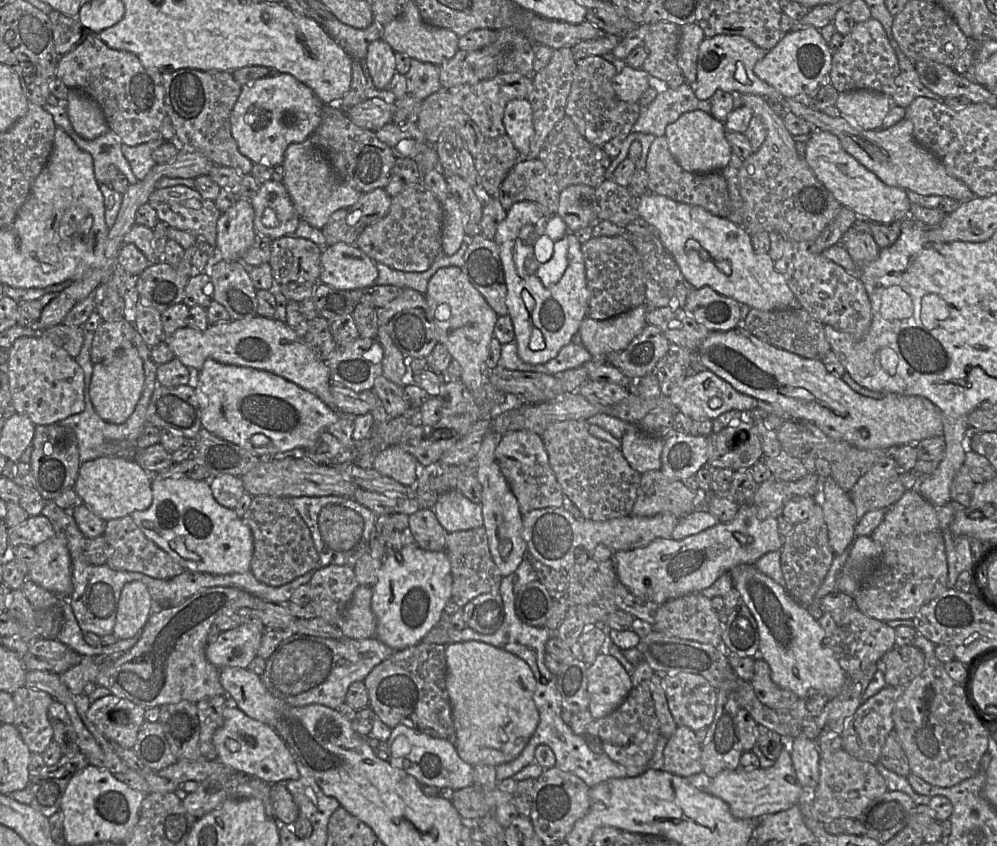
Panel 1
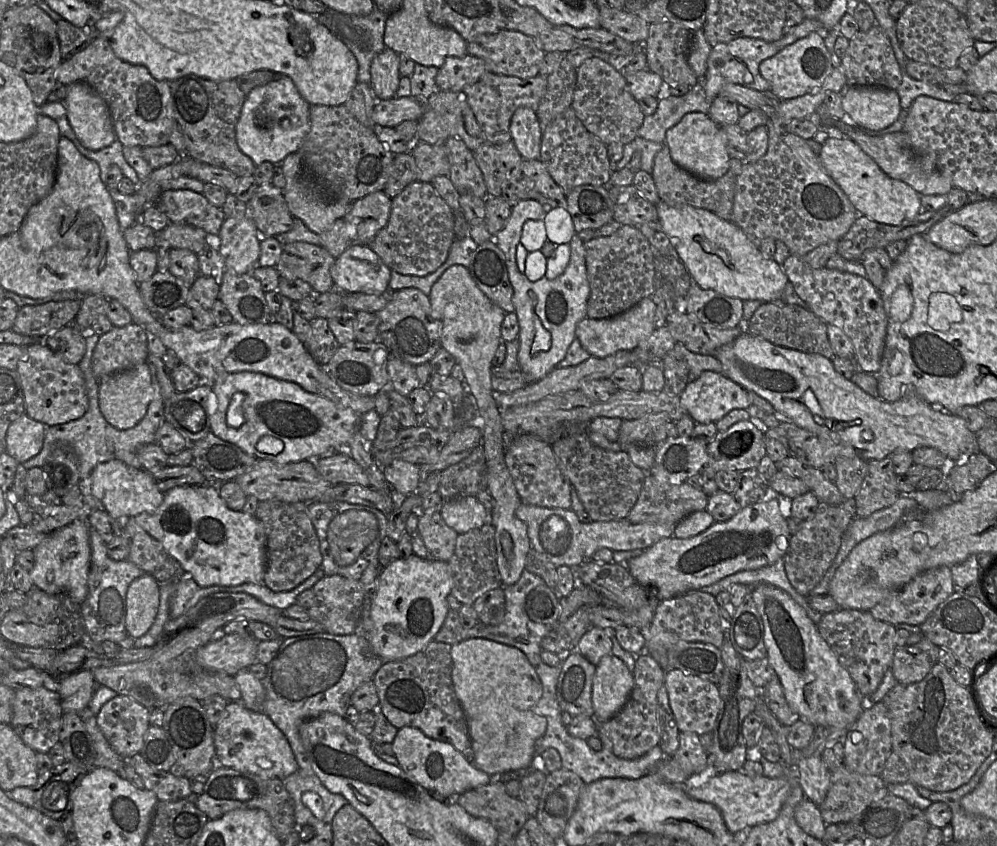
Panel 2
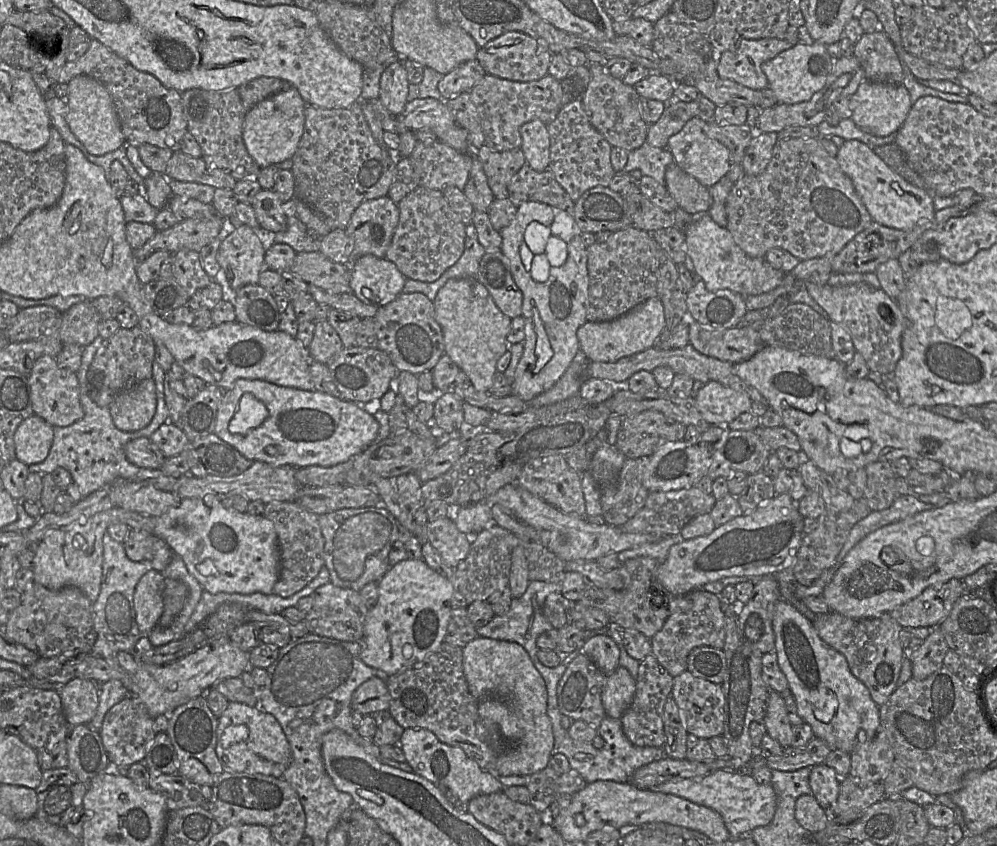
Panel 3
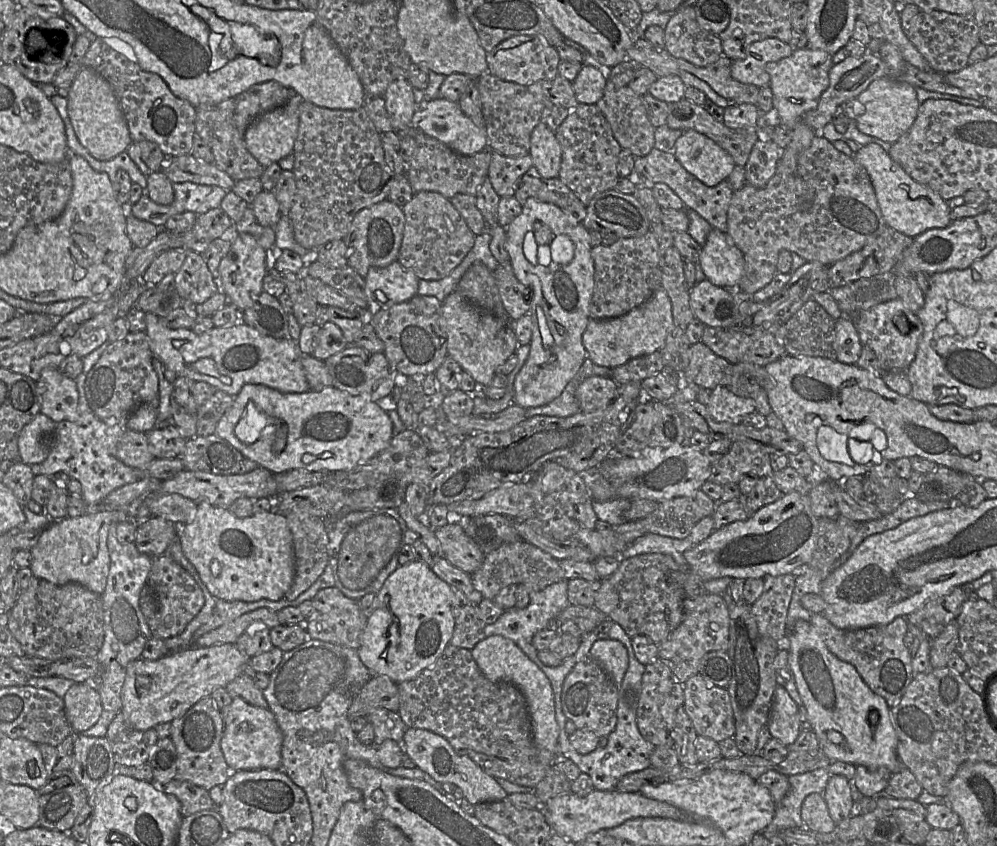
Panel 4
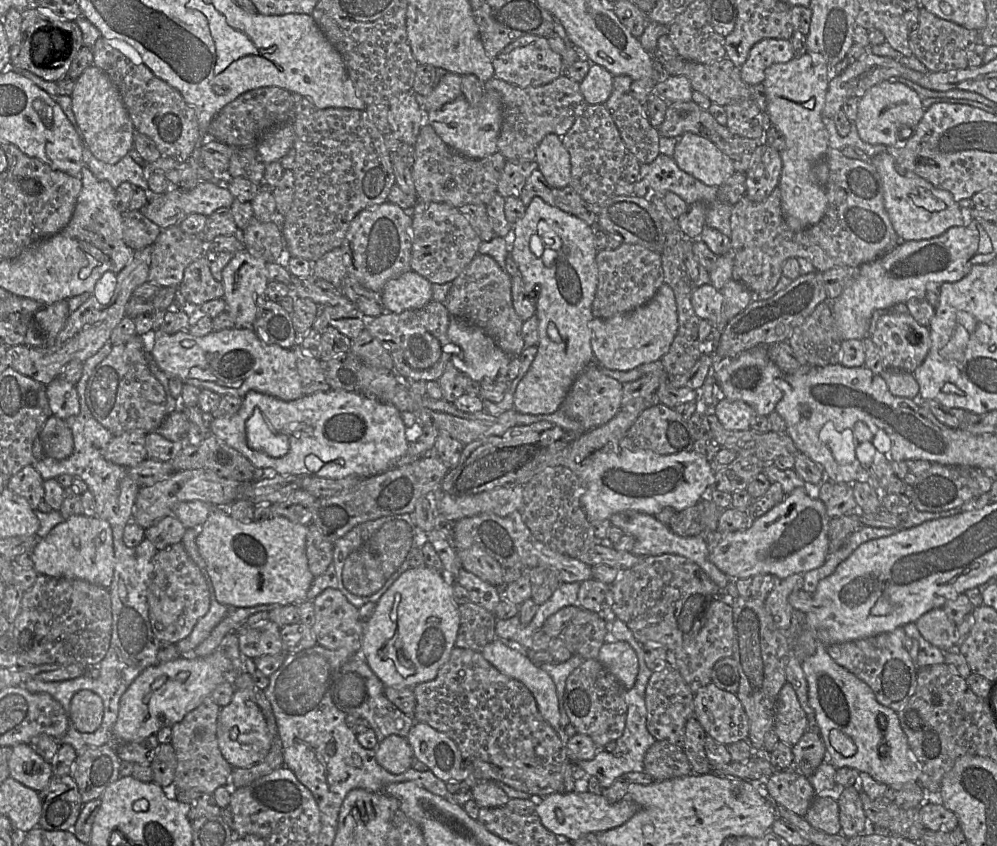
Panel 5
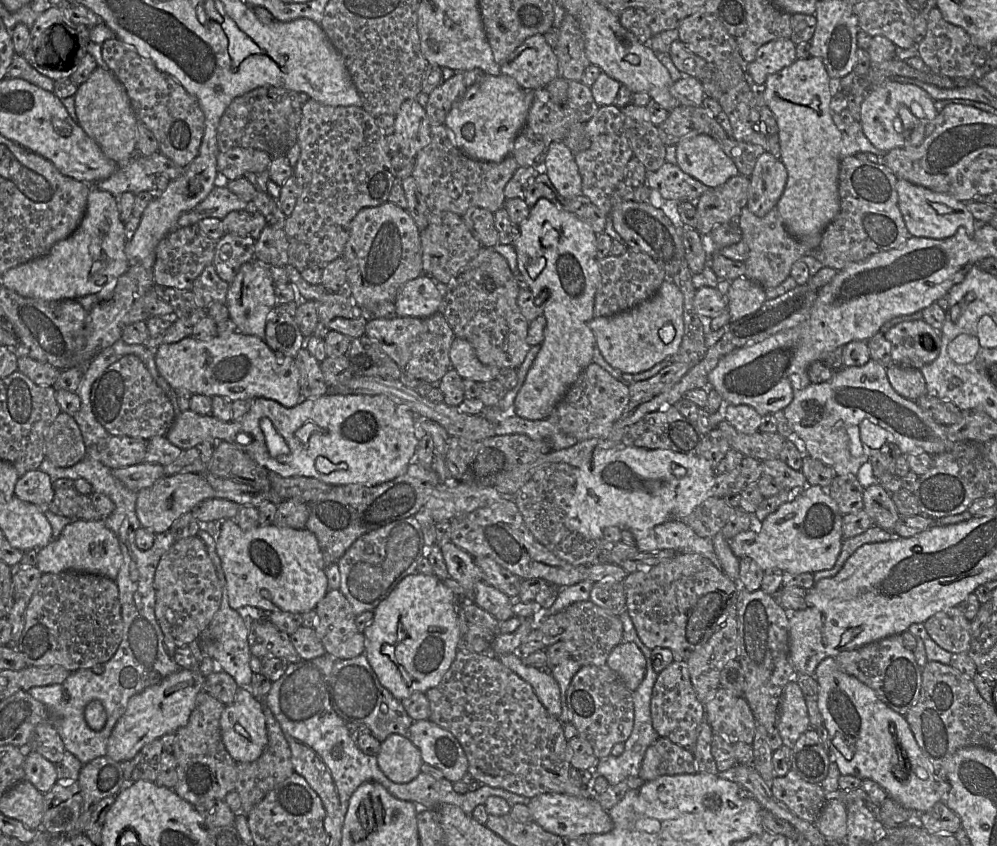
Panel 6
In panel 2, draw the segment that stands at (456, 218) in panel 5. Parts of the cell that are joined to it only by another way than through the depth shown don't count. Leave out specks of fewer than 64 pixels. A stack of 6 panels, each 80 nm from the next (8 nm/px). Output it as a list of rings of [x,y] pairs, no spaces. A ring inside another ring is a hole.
[[[416,181],[392,199],[389,221],[369,247],[391,271],[424,277],[435,272],[446,261],[456,240],[454,227],[453,210],[432,184]]]

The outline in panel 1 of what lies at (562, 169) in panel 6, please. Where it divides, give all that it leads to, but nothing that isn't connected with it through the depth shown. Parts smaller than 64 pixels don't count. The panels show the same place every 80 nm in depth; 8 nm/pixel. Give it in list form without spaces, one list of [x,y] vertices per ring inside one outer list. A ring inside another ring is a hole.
[[[513,99],[505,107],[503,124],[520,156],[527,156],[534,134],[531,104],[527,99]]]

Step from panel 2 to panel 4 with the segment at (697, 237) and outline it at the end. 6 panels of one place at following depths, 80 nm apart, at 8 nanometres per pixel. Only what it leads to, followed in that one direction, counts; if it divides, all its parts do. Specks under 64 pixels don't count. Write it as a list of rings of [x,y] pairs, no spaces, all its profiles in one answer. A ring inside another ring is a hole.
[[[716,228],[711,230],[702,246],[699,263],[713,285],[738,288],[744,271],[744,257],[727,233]]]

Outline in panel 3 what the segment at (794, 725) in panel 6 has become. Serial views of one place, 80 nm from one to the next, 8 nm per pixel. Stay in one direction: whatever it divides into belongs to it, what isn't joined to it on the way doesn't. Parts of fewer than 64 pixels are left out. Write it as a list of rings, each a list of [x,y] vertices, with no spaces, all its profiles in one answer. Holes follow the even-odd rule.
[[[770,691],[763,722],[767,733],[783,748],[791,746],[793,725],[789,720],[789,711],[780,693]]]

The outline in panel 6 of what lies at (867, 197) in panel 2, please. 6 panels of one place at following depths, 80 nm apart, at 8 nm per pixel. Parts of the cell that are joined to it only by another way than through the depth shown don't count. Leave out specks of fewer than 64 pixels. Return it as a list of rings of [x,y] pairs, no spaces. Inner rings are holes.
[[[903,179],[897,180],[896,190],[898,194],[898,206],[911,237],[949,238],[960,227],[966,228],[969,235],[974,233],[978,222],[968,212],[966,203],[962,203],[947,194],[932,191]]]

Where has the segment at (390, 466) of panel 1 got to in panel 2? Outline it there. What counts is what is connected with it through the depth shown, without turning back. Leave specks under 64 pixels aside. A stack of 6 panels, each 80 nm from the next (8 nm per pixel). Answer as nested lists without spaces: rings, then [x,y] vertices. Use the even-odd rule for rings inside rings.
[[[395,459],[383,469],[383,474],[393,491],[407,497],[420,483],[420,467],[400,459]]]

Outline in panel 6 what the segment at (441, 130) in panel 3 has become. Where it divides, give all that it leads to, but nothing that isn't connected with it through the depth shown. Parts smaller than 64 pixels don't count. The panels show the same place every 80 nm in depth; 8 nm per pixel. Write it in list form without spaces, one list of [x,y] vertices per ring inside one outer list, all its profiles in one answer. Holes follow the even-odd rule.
[[[484,74],[452,106],[444,126],[454,145],[469,157],[485,162],[501,162],[511,155],[514,141],[525,125],[533,90],[523,89],[507,75]]]

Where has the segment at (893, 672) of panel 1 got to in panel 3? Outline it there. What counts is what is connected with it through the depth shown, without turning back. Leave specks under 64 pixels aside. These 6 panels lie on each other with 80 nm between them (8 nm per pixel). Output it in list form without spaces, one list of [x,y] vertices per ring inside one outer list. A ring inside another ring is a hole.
[[[931,628],[930,635],[917,650],[905,650],[905,657],[912,663],[912,677],[923,680],[943,667],[943,659],[948,650],[950,649],[941,630]]]

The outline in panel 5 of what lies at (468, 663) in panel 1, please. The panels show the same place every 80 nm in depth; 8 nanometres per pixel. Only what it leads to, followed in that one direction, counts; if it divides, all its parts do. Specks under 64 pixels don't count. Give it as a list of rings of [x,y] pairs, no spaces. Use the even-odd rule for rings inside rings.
[[[496,638],[481,651],[499,672],[523,683],[532,693],[542,717],[558,732],[560,713],[556,686],[550,675],[534,664],[527,654],[512,649]]]

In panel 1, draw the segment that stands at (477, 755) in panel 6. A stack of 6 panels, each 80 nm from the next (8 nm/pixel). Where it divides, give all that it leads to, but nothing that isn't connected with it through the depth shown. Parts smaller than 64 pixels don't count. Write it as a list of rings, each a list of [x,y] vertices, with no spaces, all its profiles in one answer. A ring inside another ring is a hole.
[[[420,642],[395,651],[364,679],[369,707],[391,729],[397,725],[415,728],[431,737],[454,744],[455,727],[446,686],[446,645]]]

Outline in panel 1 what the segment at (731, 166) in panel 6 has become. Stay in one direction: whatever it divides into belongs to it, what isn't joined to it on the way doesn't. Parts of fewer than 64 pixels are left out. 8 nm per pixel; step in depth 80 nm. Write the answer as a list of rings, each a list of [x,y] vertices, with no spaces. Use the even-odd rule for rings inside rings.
[[[697,110],[682,114],[677,121],[666,127],[664,136],[666,137],[671,155],[679,165],[688,172],[705,174],[722,171],[727,165],[729,165],[732,151],[726,139],[724,123],[718,121],[708,113]]]

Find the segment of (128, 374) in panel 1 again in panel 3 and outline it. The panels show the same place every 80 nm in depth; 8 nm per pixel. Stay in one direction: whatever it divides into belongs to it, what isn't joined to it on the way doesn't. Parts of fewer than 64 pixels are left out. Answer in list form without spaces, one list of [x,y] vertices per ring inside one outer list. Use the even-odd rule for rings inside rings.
[[[145,379],[122,391],[112,401],[109,410],[115,426],[122,431],[136,431],[153,419],[157,406],[155,381]]]

